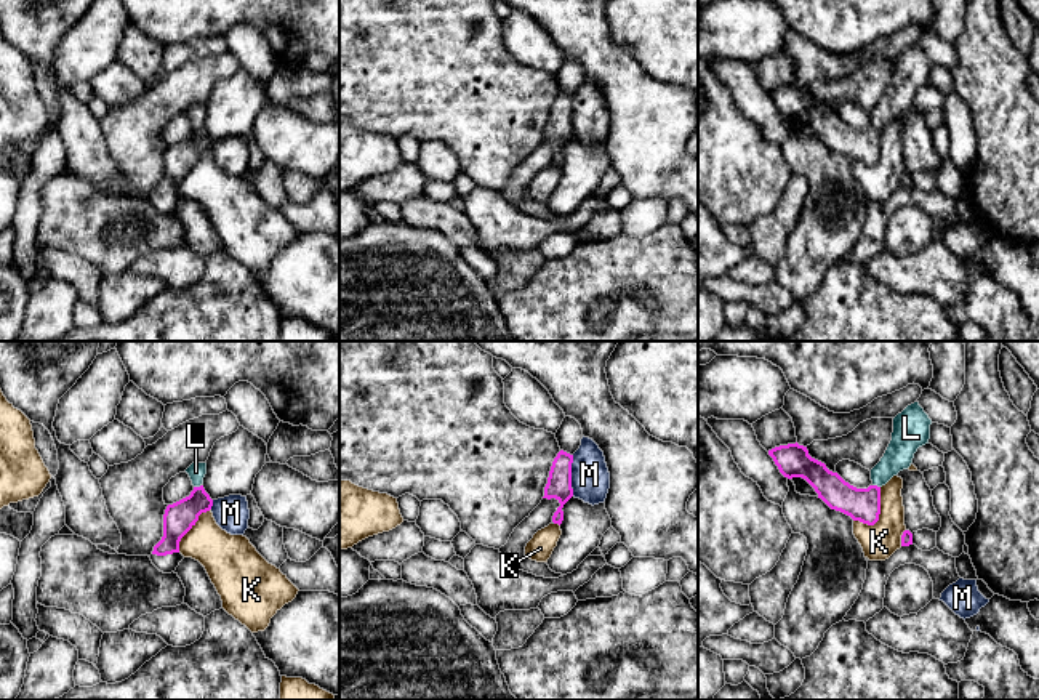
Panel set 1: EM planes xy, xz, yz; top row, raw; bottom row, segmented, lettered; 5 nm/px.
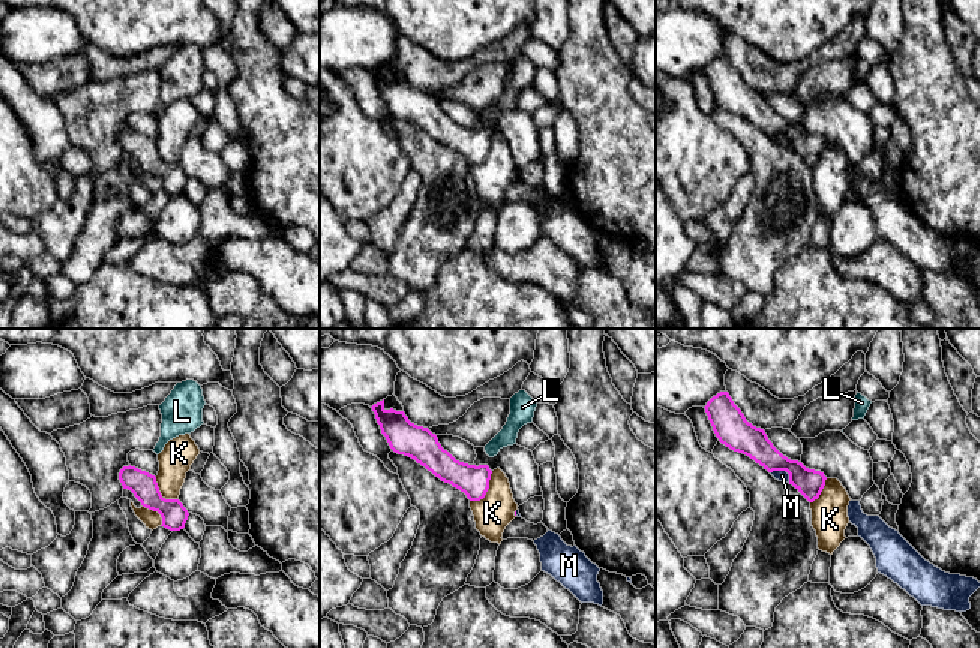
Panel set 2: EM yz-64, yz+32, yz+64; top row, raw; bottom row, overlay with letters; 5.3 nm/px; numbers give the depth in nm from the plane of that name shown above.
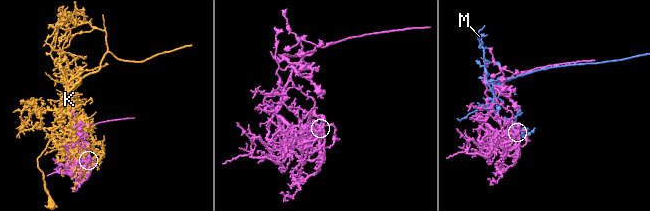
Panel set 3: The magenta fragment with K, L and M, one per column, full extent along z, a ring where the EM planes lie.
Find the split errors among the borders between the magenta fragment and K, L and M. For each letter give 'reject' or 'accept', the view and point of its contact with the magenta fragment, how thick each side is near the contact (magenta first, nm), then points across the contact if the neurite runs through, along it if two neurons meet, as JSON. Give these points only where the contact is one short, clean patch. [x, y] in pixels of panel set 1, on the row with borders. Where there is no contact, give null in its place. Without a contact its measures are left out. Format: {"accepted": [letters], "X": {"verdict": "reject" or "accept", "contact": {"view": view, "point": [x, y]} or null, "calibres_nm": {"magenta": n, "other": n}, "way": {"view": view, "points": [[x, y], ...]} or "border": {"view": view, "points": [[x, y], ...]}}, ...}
{"accepted": ["L"], "K": {"verdict": "reject", "contact": {"view": "yz", "point": [878, 516]}, "calibres_nm": {"magenta": 170, "other": 180}}, "L": {"verdict": "accept", "contact": {"view": "xy", "point": [197, 487]}, "calibres_nm": {"magenta": 160, "other": 90}, "way": {"view": "xy", "points": [[178, 519], [197, 500], [197, 487], [196, 471]]}}, "M": {"verdict": "reject", "contact": {"view": "xz", "point": [570, 476]}, "calibres_nm": {"magenta": 130, "other": 190}}}

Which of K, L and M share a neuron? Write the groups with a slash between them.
K / L / M

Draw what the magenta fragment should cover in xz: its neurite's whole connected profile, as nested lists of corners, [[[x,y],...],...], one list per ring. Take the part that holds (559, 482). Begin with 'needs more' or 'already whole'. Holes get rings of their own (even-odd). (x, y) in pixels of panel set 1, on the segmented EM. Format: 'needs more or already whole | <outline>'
already whole | [[[560,450],[557,457],[552,461],[548,484],[544,487],[544,497],[543,498],[556,498],[560,506],[552,516],[554,524],[562,524],[564,521],[564,505],[573,497],[573,489],[572,489],[572,463],[573,463],[573,455]]]

